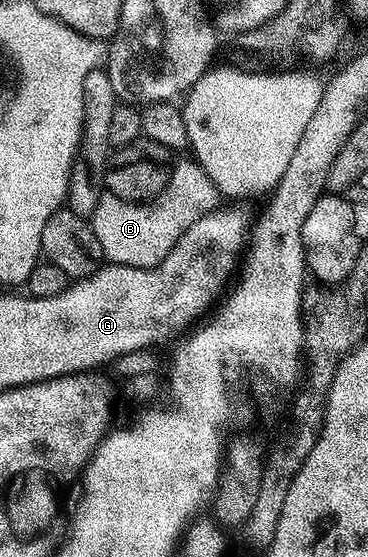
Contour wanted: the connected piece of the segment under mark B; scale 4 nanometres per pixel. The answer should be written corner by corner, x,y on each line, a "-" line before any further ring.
181,158
172,165
167,186
151,201
143,204
127,203
125,200
116,198
110,192
104,191
98,195
98,200
94,214
90,219
89,225
97,241
98,249
108,263
135,266
136,268
154,268
163,258
169,256
179,240
197,222
216,209
221,202
221,195
217,188
193,188
193,184
201,184
201,175
205,173
199,169
197,176
191,182
191,158

